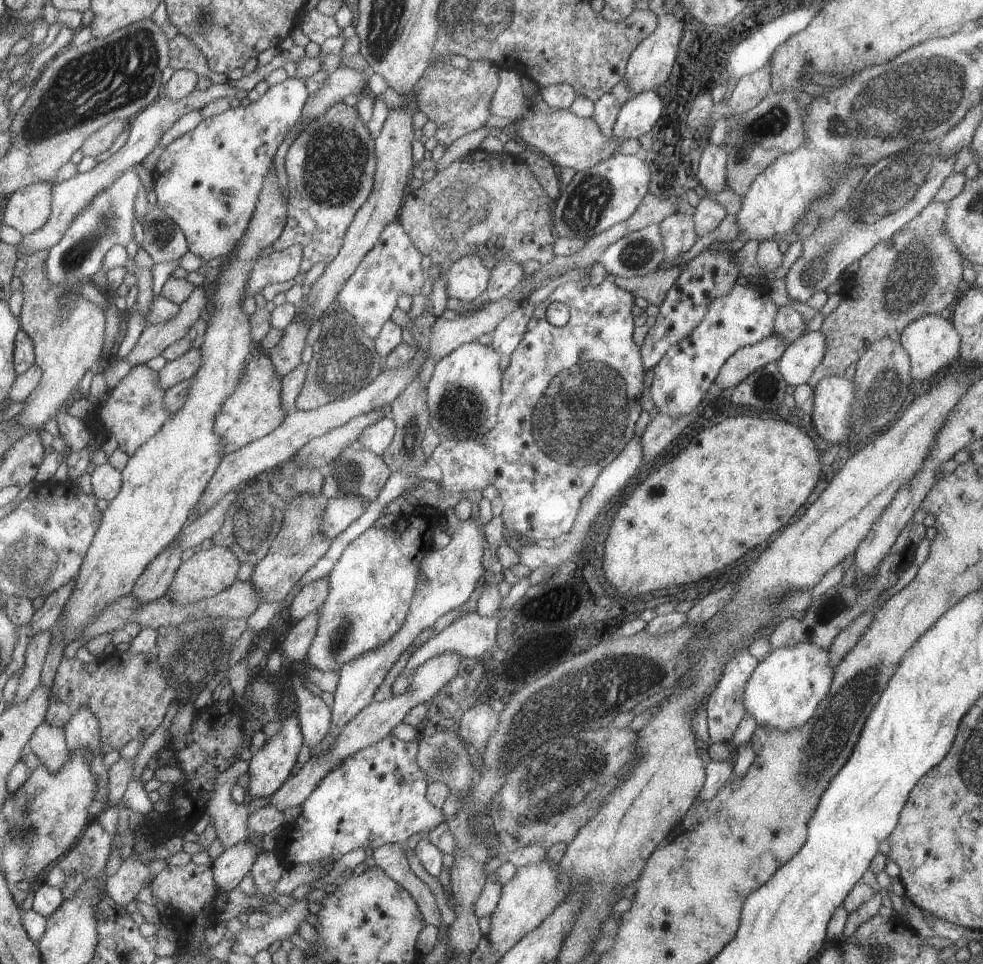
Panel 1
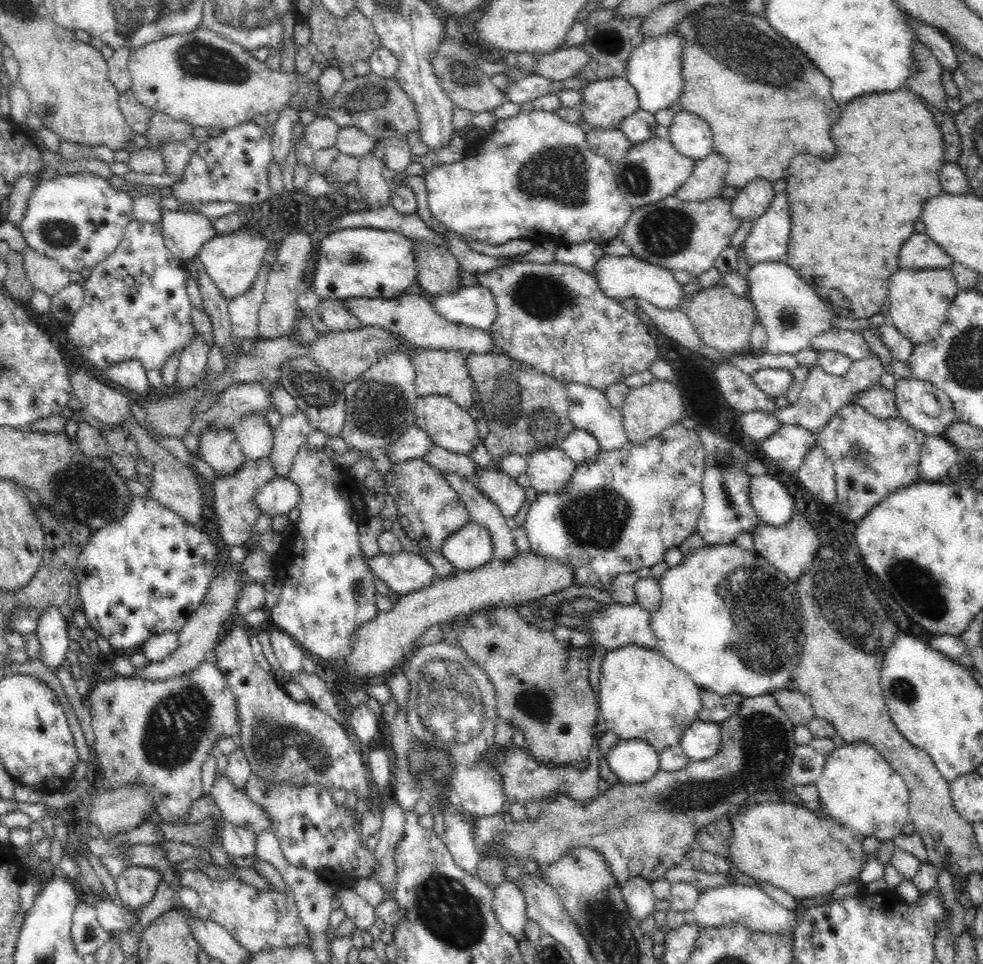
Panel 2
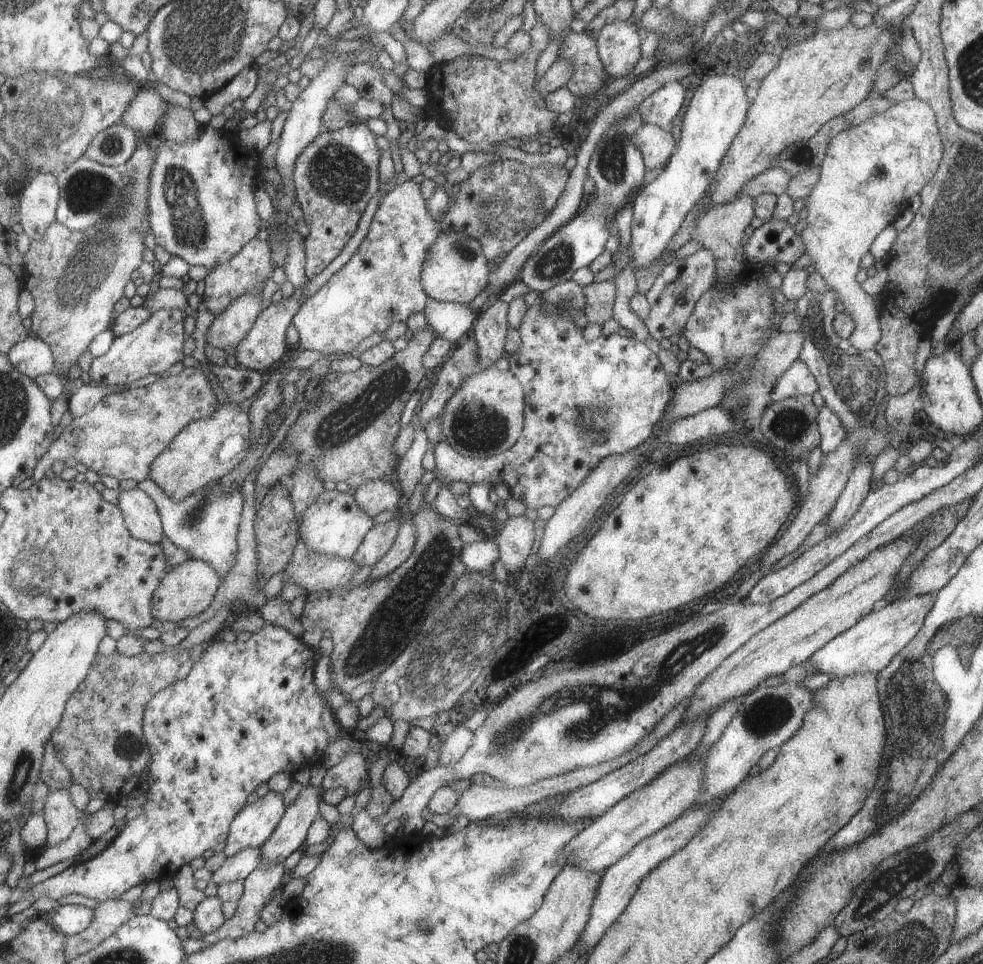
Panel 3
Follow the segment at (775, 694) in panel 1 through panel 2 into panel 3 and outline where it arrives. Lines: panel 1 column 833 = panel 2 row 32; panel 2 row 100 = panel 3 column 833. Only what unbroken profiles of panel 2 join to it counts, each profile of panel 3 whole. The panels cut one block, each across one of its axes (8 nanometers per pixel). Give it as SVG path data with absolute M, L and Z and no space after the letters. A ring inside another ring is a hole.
M925 594L907 599L896 599L885 607L877 607L862 621L832 639L809 658L818 673L823 672L834 677L847 677L856 673L877 673L886 669L905 646L908 646L916 634L923 628L927 614L935 606L936 594Z

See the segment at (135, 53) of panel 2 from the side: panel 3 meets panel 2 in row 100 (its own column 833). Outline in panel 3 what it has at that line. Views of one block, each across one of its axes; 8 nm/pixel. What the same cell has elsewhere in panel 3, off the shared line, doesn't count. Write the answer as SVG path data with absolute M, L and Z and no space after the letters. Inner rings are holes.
M915 98L896 103L893 107L889 107L886 112L876 115L862 124L851 126L844 132L837 134L830 141L826 157L824 157L820 166L821 175L819 176L817 185L813 187L812 192L805 198L803 216L808 227L804 229L801 234L807 246L807 253L810 254L810 270L821 274L830 289L837 292L840 302L844 304L845 311L851 314L852 318L855 319L854 335L849 338L849 341L852 343L852 346L855 346L859 351L870 351L874 349L875 346L879 344L880 337L883 336L882 321L880 320L879 310L875 307L875 300L873 296L870 296L863 288L860 288L860 284L858 284L858 280L856 280L856 274L858 274L858 270L860 270L860 268L858 268L858 266L860 266L860 260L862 260L862 256L870 250L870 244L874 242L874 238L876 238L888 224L893 224L894 220L897 219L896 216L898 216L900 212L904 212L906 208L909 208L908 204L911 203L910 196L920 194L922 190L930 184L938 172L939 166L943 162L943 149L942 132L939 130L938 116L935 114L935 109L928 102Z

